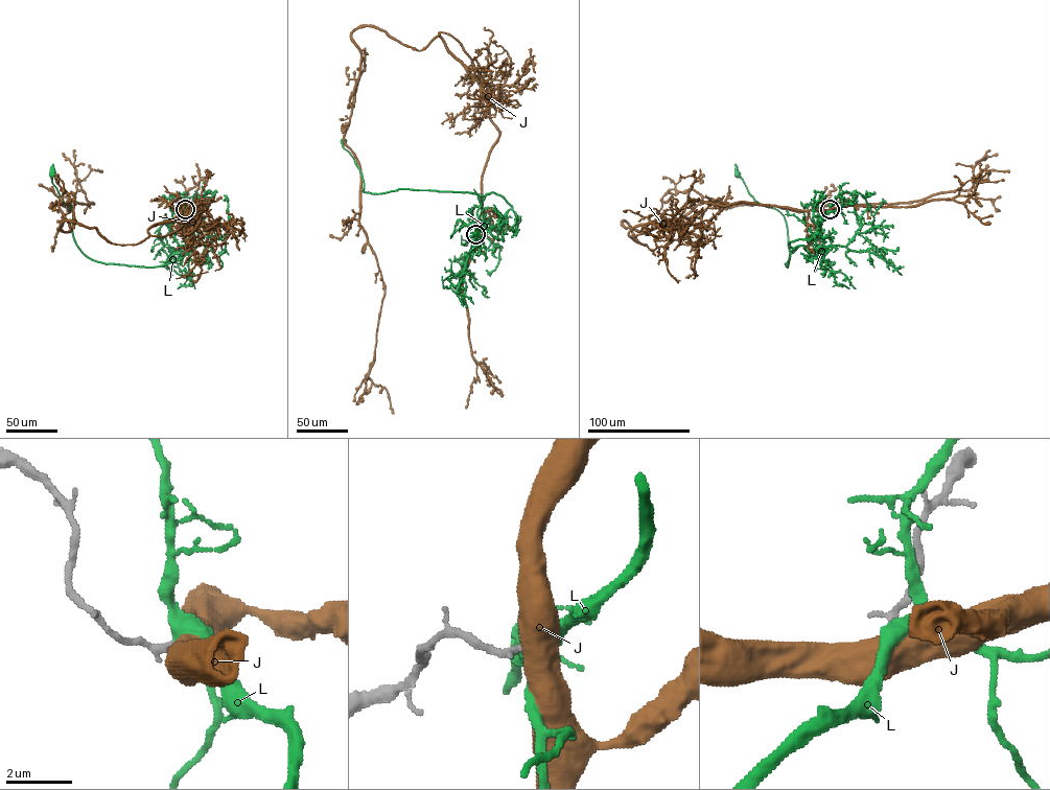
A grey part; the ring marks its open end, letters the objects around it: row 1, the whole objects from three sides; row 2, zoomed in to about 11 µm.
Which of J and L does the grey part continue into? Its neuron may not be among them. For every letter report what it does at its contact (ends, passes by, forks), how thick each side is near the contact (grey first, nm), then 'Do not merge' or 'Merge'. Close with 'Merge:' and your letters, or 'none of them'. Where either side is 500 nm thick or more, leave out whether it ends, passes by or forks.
J: Thickness 220 nm (grey) against 550 nm. Do not merge
L: It forks there. Thickness 200 nm (grey) against 380 nm. Merge
Merge: L

